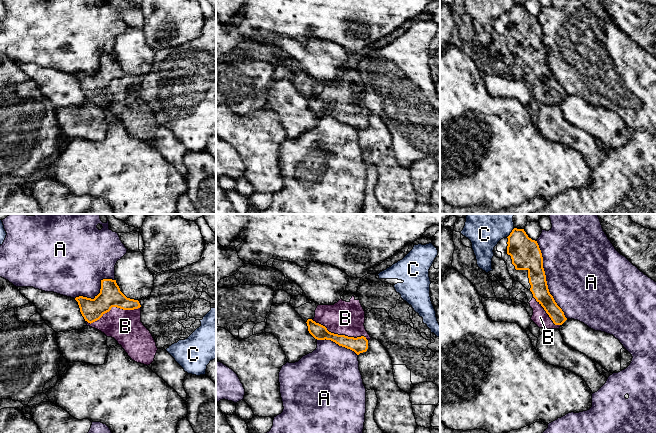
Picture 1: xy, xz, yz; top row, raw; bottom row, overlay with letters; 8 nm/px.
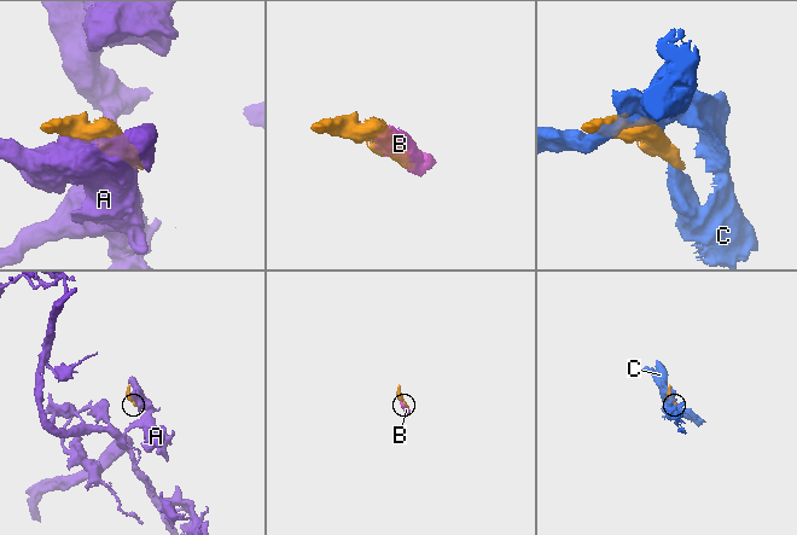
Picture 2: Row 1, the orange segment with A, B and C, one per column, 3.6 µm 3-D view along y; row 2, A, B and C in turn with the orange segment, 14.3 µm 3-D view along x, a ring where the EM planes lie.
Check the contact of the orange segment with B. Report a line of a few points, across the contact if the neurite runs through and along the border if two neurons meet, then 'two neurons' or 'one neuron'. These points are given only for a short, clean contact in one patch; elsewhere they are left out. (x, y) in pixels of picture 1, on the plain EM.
one neuron

